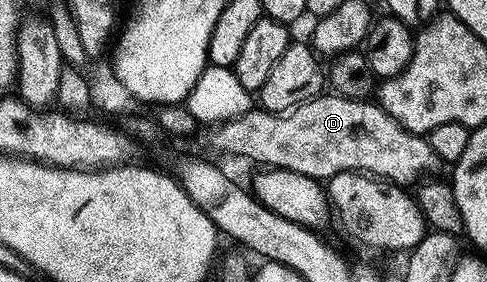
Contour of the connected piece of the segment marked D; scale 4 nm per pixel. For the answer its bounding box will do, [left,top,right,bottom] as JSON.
[211,94,441,186]

